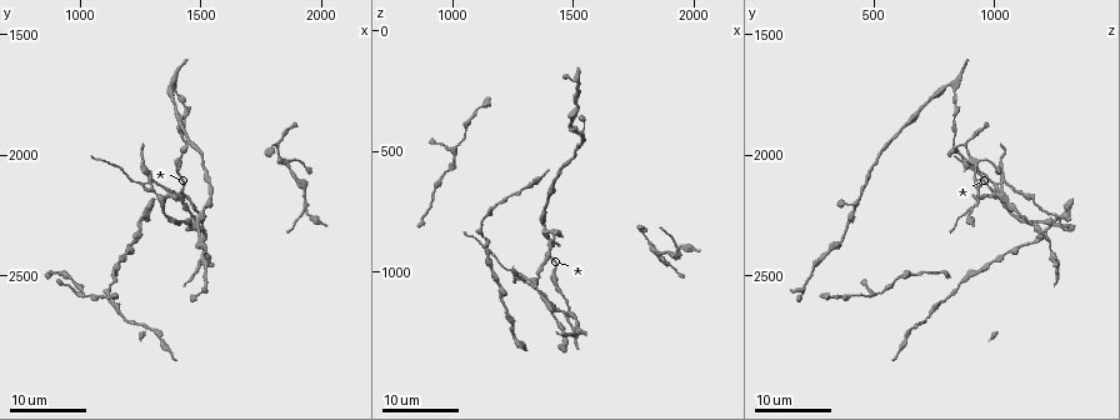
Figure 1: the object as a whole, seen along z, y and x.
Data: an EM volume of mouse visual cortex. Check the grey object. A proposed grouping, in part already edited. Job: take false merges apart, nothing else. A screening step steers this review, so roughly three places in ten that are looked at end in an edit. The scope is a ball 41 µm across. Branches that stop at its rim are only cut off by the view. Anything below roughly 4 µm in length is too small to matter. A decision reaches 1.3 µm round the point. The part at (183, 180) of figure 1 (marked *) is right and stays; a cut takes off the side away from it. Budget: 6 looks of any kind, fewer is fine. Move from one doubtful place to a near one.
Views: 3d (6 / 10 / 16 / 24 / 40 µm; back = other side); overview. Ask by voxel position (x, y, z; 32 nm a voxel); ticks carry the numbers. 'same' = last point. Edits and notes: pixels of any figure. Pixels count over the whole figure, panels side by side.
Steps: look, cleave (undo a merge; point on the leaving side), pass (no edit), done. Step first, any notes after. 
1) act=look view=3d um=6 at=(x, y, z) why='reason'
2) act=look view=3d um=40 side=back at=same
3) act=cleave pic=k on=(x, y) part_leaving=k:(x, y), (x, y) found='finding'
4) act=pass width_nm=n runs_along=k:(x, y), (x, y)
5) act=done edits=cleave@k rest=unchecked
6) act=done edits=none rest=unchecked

act=look view=3d um=24 at=(1290, 2110, 1050) why='four or more arms meet'

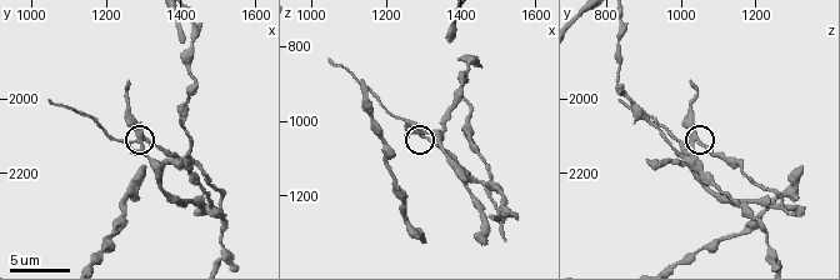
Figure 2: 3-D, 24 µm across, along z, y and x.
act=look view=3d um=10 at=(1300, 2100, 1050)

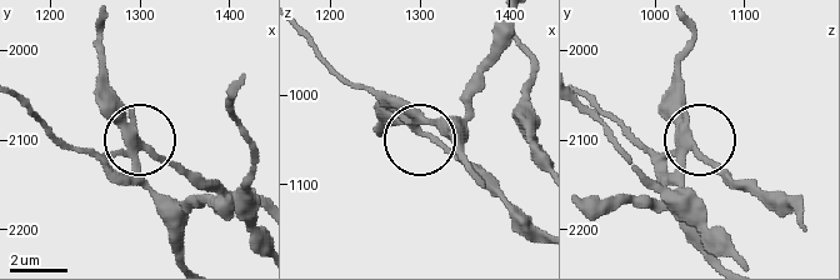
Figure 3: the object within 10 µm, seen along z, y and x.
act=cleave pic=3 on=(161, 159) arms=4 part_leaving=3:(684, 139), (715, 169), (775, 195), (796, 215) found='a second neuron is stuck on'

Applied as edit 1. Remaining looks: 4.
act=look view=overview why='redraw'

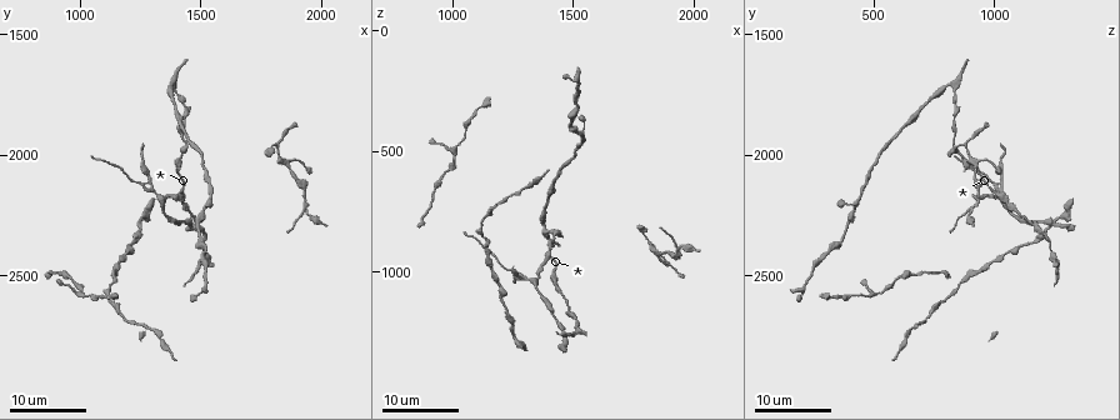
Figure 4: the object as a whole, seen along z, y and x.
act=look view=3d um=16 at=(1410, 1730, 840) why='a narrow waist'

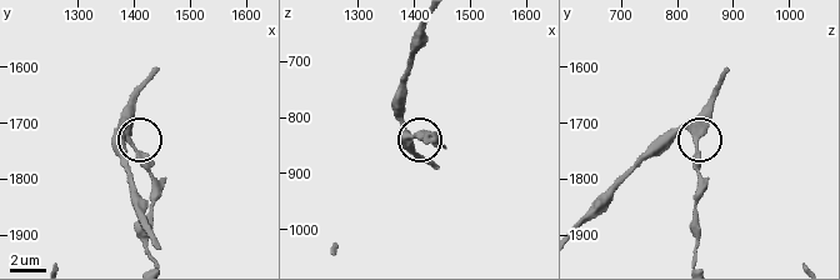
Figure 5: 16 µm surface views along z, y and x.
act=look view=3d um=6 at=(1390, 1730, 840)

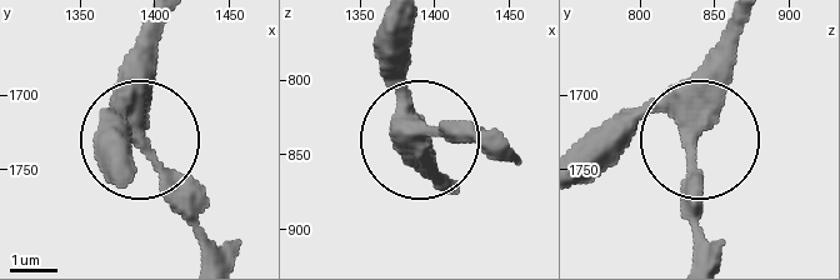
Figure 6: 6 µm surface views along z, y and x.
act=pass width_nm=340 found='continuous, no second neuron'

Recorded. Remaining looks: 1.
act=done edits=cleave@3 rest=unchecked

